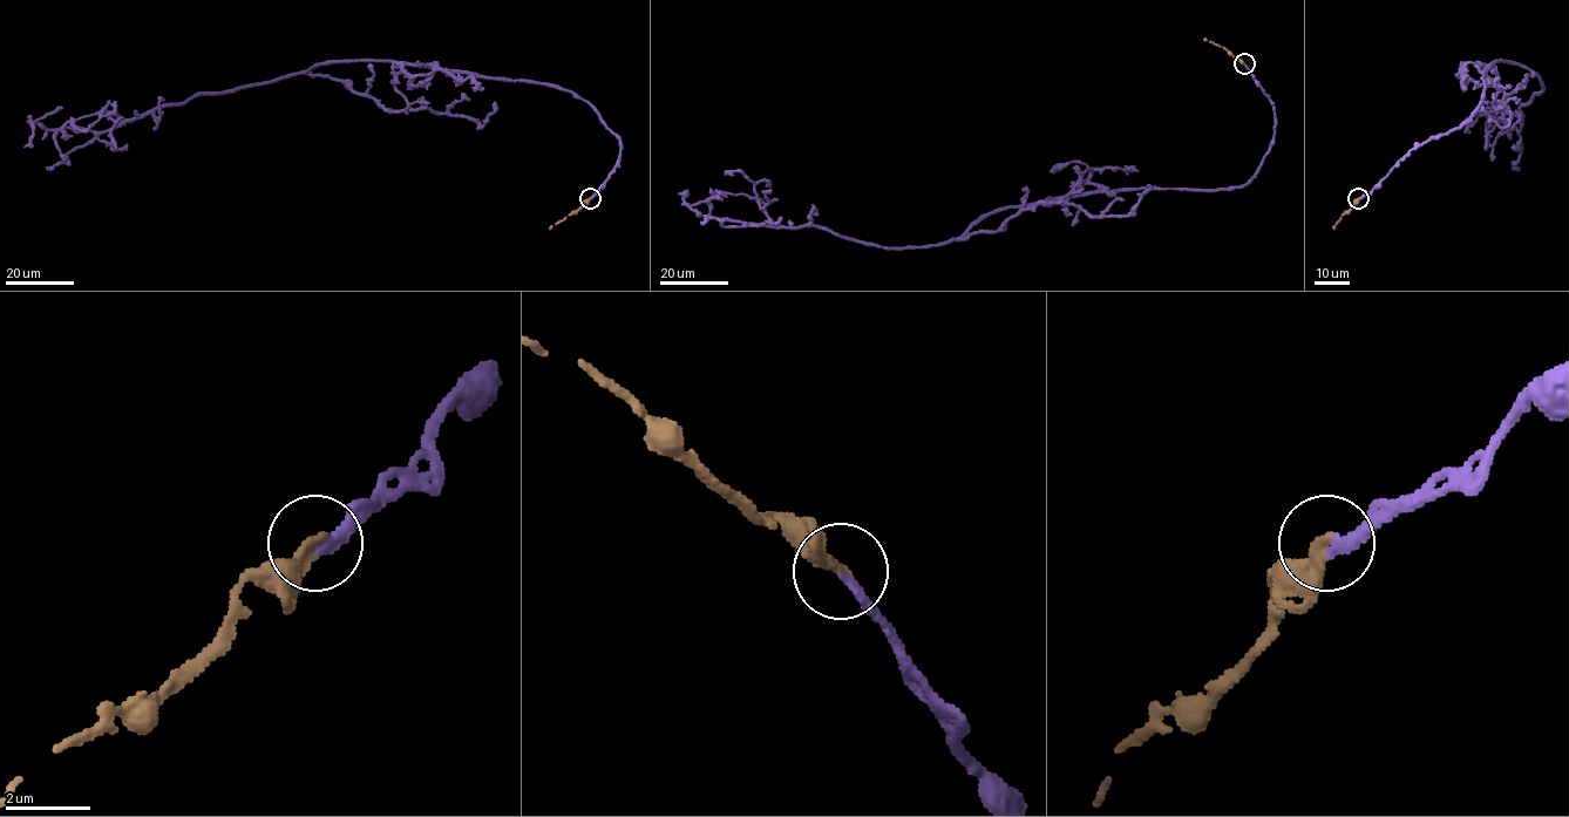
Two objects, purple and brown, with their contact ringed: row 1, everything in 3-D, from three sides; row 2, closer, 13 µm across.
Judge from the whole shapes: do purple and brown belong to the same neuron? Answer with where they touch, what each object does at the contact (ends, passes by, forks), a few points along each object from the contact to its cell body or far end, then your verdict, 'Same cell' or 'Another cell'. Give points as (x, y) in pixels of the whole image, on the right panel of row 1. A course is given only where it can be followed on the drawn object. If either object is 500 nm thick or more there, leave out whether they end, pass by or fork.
Place: (1358, 198). At the ring purple ends. At the ring brown ends. Course of purple: (1358, 198), (1460, 127), (1495, 61), (1521, 63), (1542, 89), (1517, 131), (1492, 118), (1488, 147). Course of brown: (1358, 198), (1333, 229). Same cell

